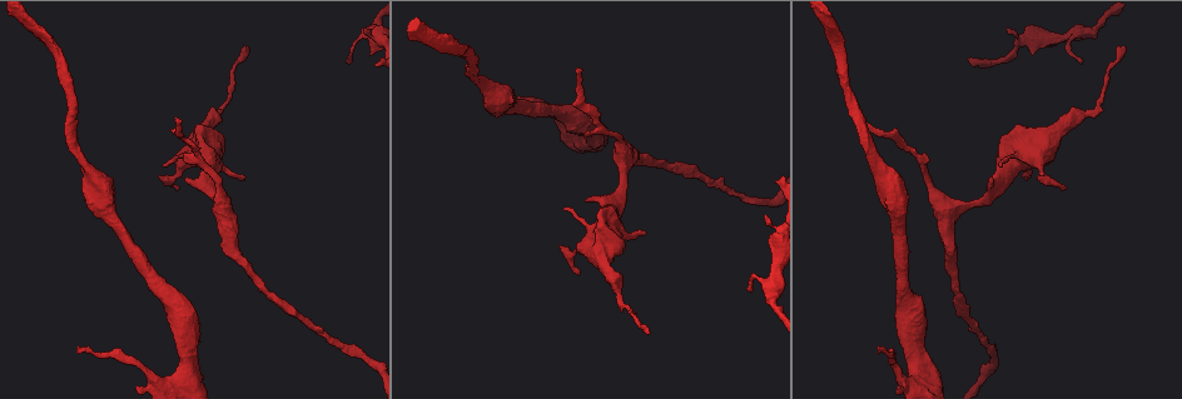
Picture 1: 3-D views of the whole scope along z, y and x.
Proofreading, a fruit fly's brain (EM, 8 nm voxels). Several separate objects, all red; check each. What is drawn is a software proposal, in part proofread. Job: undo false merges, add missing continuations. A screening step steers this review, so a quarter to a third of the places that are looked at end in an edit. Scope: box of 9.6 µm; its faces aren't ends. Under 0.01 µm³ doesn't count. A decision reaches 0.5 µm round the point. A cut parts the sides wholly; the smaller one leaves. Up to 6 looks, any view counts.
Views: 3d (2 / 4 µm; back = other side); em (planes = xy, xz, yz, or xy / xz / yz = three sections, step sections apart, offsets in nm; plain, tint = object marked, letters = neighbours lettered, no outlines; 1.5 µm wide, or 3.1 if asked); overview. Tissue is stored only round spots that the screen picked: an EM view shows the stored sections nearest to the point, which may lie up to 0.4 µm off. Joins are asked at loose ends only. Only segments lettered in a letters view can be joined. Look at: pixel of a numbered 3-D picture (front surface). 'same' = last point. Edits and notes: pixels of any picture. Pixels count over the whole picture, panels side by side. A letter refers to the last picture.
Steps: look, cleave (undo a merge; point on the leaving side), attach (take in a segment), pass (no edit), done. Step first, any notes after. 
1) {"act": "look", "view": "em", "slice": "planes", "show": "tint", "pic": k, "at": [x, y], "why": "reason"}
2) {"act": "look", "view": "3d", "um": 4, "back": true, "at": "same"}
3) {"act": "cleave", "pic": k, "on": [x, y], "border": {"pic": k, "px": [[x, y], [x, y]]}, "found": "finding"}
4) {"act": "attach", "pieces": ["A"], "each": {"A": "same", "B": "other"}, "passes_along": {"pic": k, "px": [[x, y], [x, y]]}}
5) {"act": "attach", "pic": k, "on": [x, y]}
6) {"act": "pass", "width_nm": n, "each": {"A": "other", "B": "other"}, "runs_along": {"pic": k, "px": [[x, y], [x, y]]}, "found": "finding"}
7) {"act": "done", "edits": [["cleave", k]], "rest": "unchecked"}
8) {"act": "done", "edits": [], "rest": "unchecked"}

{"act": "look", "view": "3d", "um": 2, "pic": 1, "at": [578, 70], "why": "tapers out"}

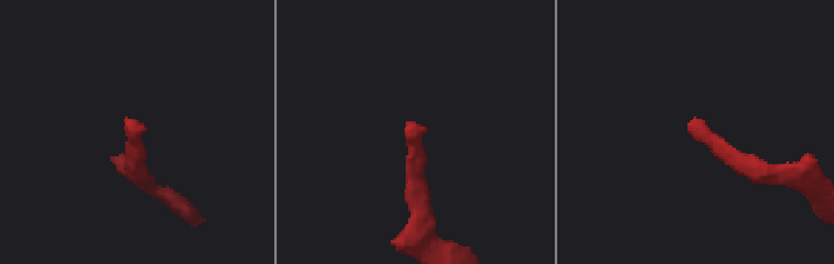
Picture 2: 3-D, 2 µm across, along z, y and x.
{"act": "look", "view": "em", "slice": "planes", "show": "letters", "pic": 2, "at": [126, 121], "why": "shape alone is not enough"}

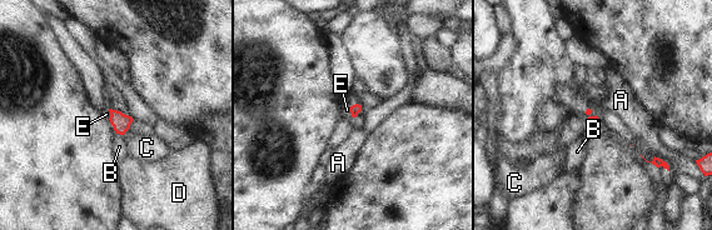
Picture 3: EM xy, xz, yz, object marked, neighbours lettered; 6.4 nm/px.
{"act": "pass", "longest_contact_nm": ["A", 90], "each": {"A": "other", "B": "other", "C": "other", "D": "other", "E": "other"}, "found": "no lettered segment goes on from it"}

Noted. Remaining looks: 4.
{"act": "look", "view": "3d", "um": 2, "pic": 1, "at": [1124, 47], "why": "long arm stops here"}

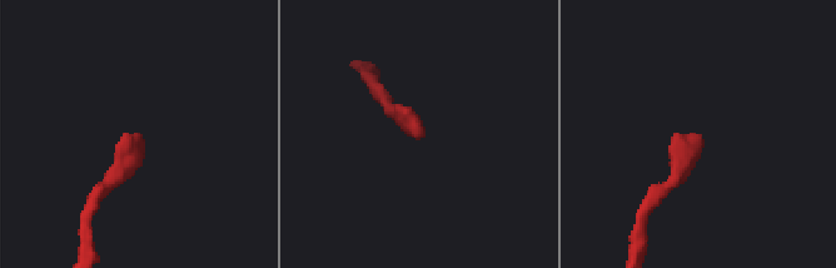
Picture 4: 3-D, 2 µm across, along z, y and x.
{"act": "look", "view": "em", "slice": "planes", "show": "letters", "pic": 4, "at": [142, 136], "why": "now the EM"}

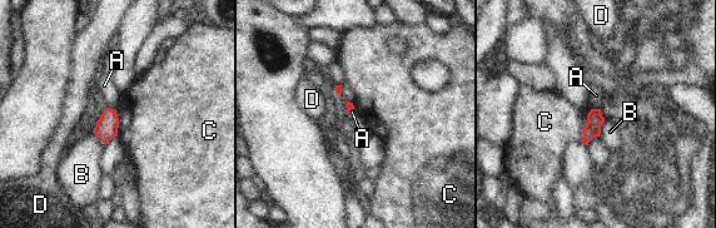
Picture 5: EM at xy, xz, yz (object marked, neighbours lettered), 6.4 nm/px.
{"act": "pass", "each": {"A": "other", "B": "other", "C": "other", "D": "other"}, "found": "none of them fits"}

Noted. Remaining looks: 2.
{"act": "look", "view": "em", "slice": "xy", "step": 4, "show": "letters", "pic": 1, "at": [1081, 62], "why": "thin end"}

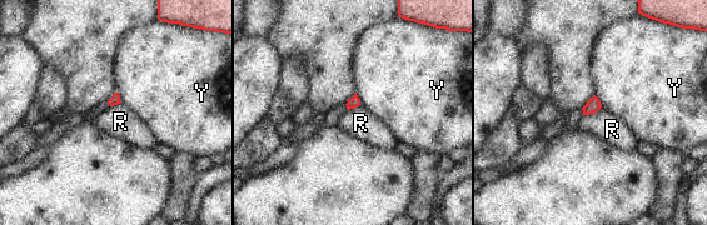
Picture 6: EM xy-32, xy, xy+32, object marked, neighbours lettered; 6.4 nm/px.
{"act": "pass", "each": {"R": "other", "Y": "other"}, "border": {"pic": 6, "px": [[601, 106], [596, 111], [583, 115]]}, "found": "no lettered segment goes on from it"}

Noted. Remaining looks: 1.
{"act": "done", "edits": [], "rest": "unchecked"}

